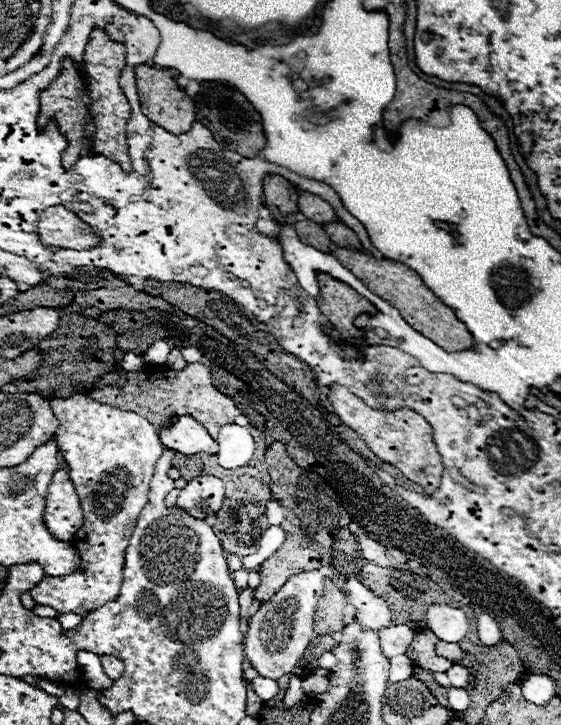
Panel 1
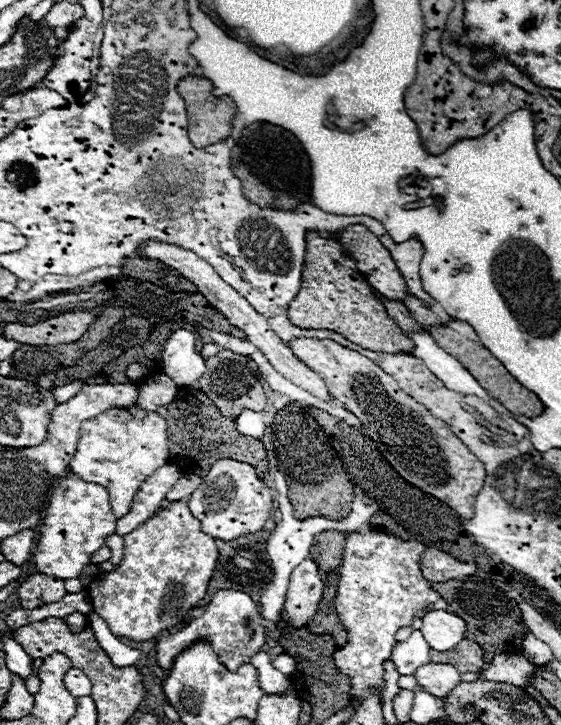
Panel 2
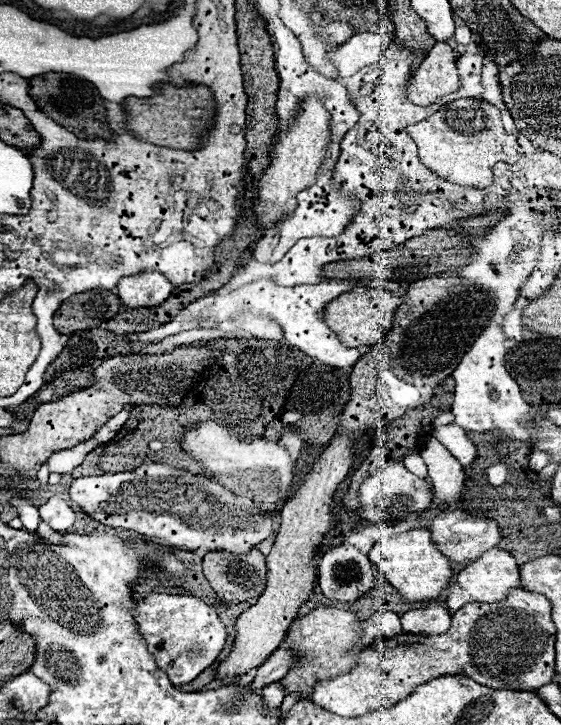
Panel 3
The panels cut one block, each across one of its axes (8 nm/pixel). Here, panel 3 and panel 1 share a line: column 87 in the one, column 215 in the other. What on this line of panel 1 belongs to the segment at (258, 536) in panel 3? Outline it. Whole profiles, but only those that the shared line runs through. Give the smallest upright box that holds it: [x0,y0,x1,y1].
[178,476,224,518]

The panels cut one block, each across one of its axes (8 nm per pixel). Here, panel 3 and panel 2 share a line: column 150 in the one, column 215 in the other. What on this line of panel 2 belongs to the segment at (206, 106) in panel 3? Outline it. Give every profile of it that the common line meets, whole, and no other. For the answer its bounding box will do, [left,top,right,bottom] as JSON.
[178,76,236,148]

